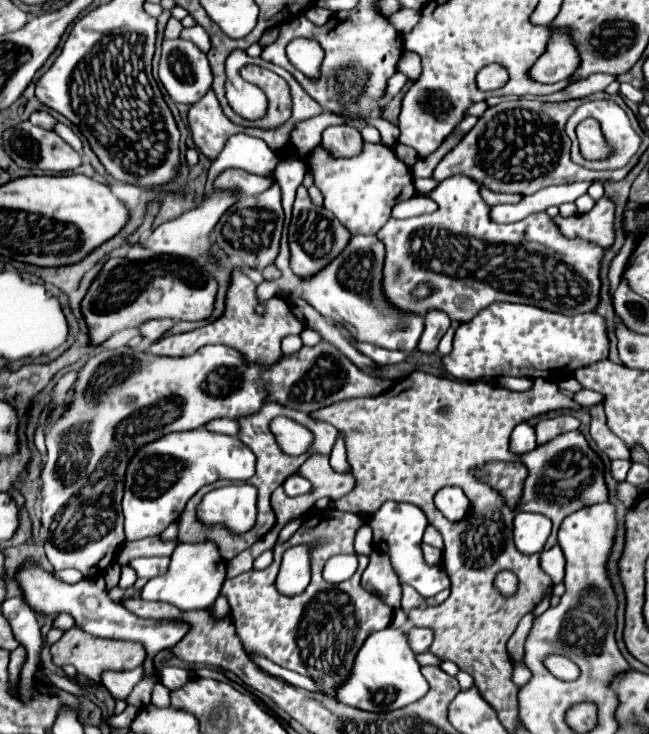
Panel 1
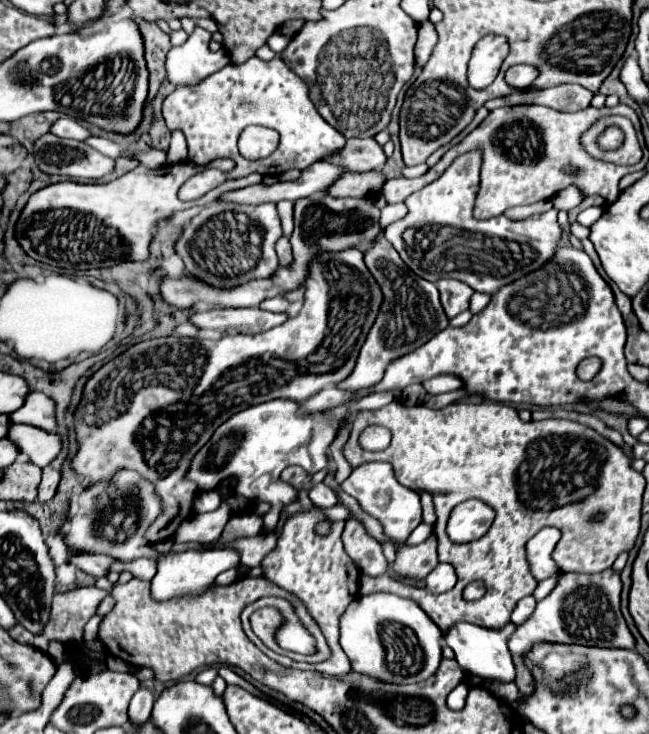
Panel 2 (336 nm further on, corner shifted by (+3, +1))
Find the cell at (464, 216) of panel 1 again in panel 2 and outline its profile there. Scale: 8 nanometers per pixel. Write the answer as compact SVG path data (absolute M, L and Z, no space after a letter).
M469 151L465 155L459 155L445 173L429 183L427 187L411 193L405 199L407 215L389 227L385 227L385 237L391 241L395 251L401 255L405 265L421 279L427 279L431 283L437 283L439 279L457 279L465 285L473 287L473 291L493 295L499 287L505 287L521 275L527 275L531 271L537 271L547 261L553 259L559 239L563 233L563 227L557 221L557 211L547 211L541 215L531 215L521 221L511 221L505 215L491 217L491 219L475 219L473 217L473 205L475 205L475 193L479 193L479 167L481 167L481 153Z

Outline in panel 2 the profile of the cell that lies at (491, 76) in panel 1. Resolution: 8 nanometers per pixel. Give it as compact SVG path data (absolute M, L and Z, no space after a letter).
M489 33L477 41L469 61L469 85L485 89L499 73L503 59L509 53L509 41L503 35Z

